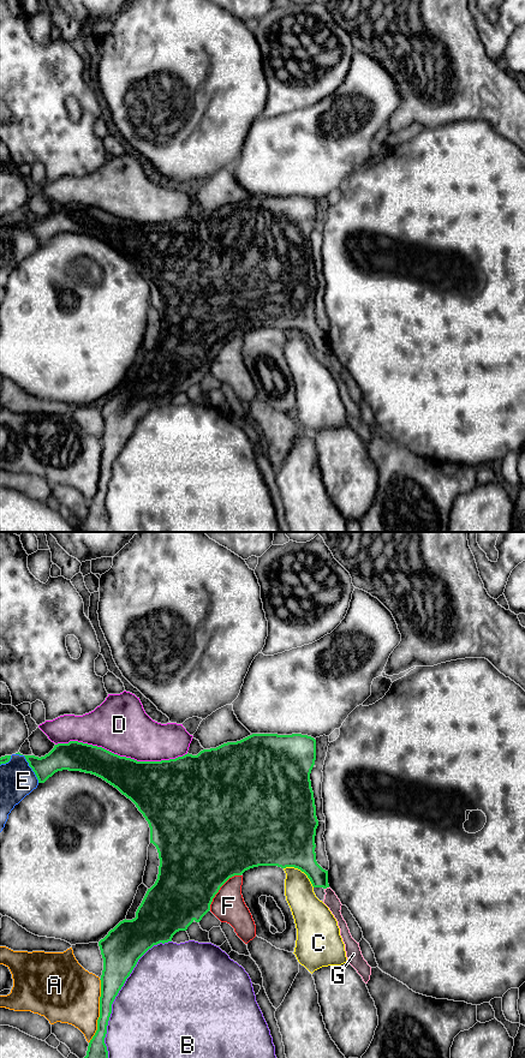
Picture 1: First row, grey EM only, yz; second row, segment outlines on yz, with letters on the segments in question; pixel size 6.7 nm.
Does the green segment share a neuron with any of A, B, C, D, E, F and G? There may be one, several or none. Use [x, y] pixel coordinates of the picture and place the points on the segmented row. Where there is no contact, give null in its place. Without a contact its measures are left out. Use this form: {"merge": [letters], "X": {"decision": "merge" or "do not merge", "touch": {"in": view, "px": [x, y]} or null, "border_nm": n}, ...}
{"merge": [], "A": {"decision": "do not merge", "touch": {"in": "yz", "px": [100, 1011]}, "border_nm": 440}, "B": {"decision": "do not merge", "touch": {"in": "yz", "px": [118, 992]}, "border_nm": 900}, "C": {"decision": "do not merge", "touch": {"in": "yz", "px": [300, 870]}, "border_nm": 240}, "D": {"decision": "do not merge", "touch": {"in": "yz", "px": [121, 757]}, "border_nm": 900}, "E": {"decision": "do not merge", "touch": {"in": "yz", "px": [29, 765]}, "border_nm": 260}, "F": {"decision": "do not merge", "touch": {"in": "yz", "px": [219, 889]}, "border_nm": 320}, "G": {"decision": "do not merge", "touch": {"in": "yz", "px": [326, 888]}, "border_nm": 40}}

